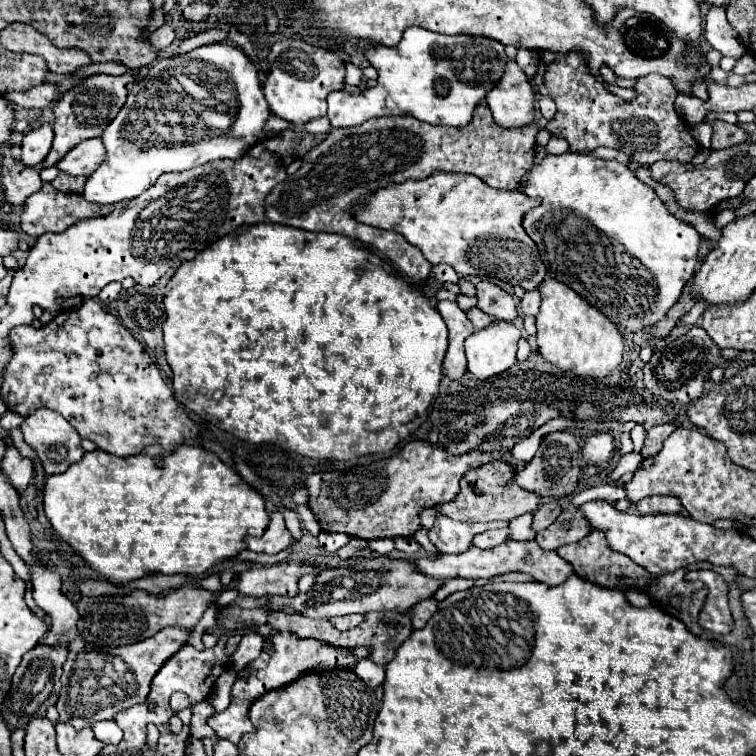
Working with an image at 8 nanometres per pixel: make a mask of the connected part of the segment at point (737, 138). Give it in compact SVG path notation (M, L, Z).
M705 119L705 123L709 123L713 127L713 139L711 139L713 149L723 149L729 145L737 145L741 141L747 141L747 133L739 125L731 125L721 119L713 119L713 121Z

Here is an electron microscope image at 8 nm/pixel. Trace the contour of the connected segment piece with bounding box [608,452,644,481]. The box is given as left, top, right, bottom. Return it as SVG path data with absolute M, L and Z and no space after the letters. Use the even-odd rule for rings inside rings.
M631 452L620 458L615 470L608 476L609 481L617 481L624 473L634 473L641 465L643 457L640 453Z

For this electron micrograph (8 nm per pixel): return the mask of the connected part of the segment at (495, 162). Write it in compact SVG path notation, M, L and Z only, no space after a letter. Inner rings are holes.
M481 103L477 105L477 113L473 115L473 121L465 129L445 129L445 127L433 127L425 125L423 121L417 121L415 117L403 115L403 117L379 117L373 121L367 121L357 127L345 127L345 129L331 129L327 139L319 145L315 145L311 151L307 151L301 159L301 167L297 173L289 175L281 185L273 189L273 193L265 201L267 217L273 223L299 227L305 231L329 231L329 233L341 233L349 235L351 239L359 239L371 247L375 247L379 253L387 255L403 275L407 275L415 283L425 283L431 273L431 263L423 257L419 249L415 249L401 233L395 231L383 231L365 223L359 223L353 217L353 207L361 203L363 199L377 193L377 189L399 185L407 179L427 179L435 171L447 171L447 173L471 173L483 179L489 187L495 189L519 189L523 183L525 171L531 169L533 157L535 157L535 135L539 127L533 123L525 129L501 129L491 115L491 109Z

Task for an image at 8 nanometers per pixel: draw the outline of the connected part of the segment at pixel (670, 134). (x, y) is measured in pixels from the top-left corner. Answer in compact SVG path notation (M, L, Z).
M543 51L539 55L539 67L537 67L537 75L535 75L535 85L539 89L541 95L549 95L555 105L557 105L557 113L553 119L547 121L547 131L555 137L563 137L571 151L575 153L589 153L597 147L611 147L611 149L619 149L623 151L629 161L635 161L639 165L653 165L657 161L679 161L679 163L689 163L697 153L699 153L699 143L693 139L687 123L675 113L673 101L677 97L677 89L671 83L671 79L661 77L661 75L645 75L635 79L635 93L637 97L631 101L621 101L619 97L607 93L607 89L591 75L585 57L581 51L569 51L565 55L559 53L551 53L551 51Z

